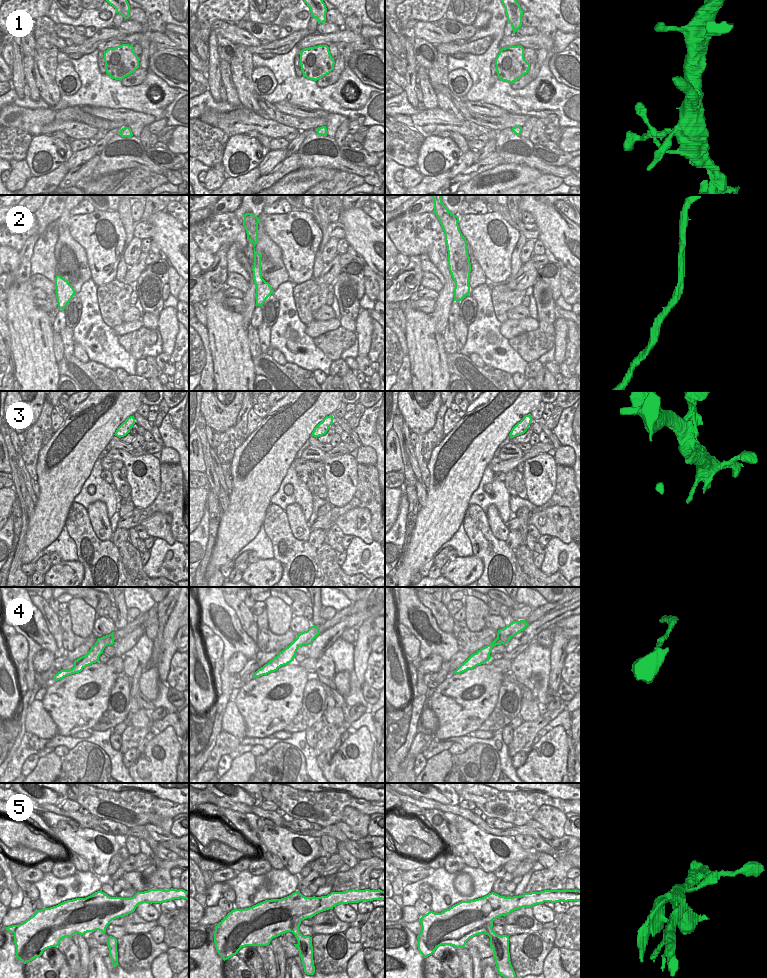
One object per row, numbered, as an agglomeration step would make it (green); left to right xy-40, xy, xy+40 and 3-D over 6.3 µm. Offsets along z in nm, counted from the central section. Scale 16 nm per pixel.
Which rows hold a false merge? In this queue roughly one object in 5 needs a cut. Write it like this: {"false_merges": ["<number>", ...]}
{"false_merges": []}

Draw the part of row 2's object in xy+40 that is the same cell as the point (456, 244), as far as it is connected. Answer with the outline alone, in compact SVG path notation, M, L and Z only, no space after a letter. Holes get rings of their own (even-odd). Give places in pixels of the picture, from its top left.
M432 195L432 198L434 213L440 221L445 234L449 271L455 282L454 301L460 302L470 294L471 263L467 250L467 241L459 229L459 217L447 209L442 202L441 195Z

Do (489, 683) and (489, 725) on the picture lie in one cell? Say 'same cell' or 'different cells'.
different cells

